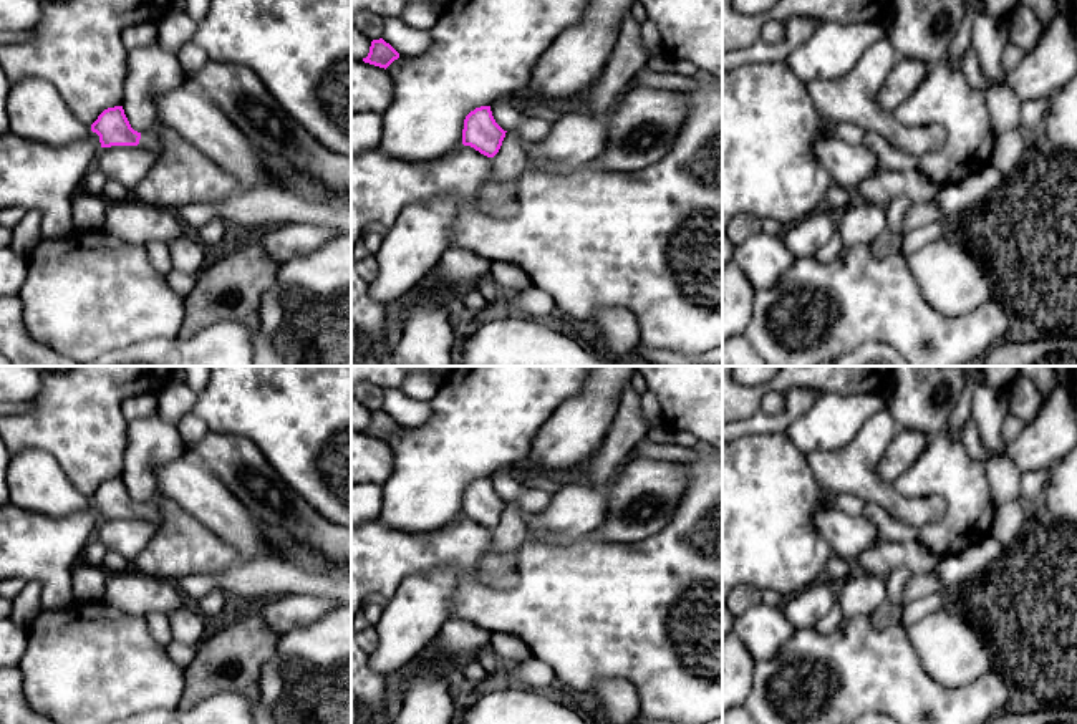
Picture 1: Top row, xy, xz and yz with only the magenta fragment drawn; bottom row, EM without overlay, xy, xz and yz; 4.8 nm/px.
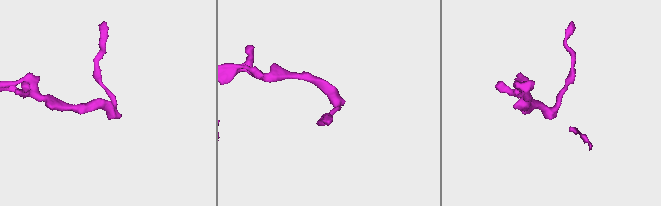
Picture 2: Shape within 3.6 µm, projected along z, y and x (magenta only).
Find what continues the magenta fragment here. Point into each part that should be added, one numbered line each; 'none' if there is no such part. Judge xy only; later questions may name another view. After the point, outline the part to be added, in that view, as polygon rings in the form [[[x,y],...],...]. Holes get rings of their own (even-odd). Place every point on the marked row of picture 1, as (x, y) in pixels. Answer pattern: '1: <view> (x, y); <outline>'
1: xy (151, 139); [[[154,126],[152,129],[142,133],[141,139],[139,139],[139,146],[152,151],[154,154],[157,154],[161,157],[162,152],[164,152],[164,146],[162,146],[162,141],[161,141],[159,126]]]

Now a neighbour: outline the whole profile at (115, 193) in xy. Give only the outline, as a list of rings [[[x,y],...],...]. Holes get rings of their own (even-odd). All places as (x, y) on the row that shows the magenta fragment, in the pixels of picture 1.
[[[109,179],[106,182],[103,192],[106,194],[106,199],[109,202],[121,202],[121,200],[128,199],[128,194],[129,194],[129,191],[123,184],[119,184],[118,181],[113,181],[113,179]]]

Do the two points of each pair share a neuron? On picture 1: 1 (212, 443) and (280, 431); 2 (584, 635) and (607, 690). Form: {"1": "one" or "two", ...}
{"1": "two", "2": "two"}

